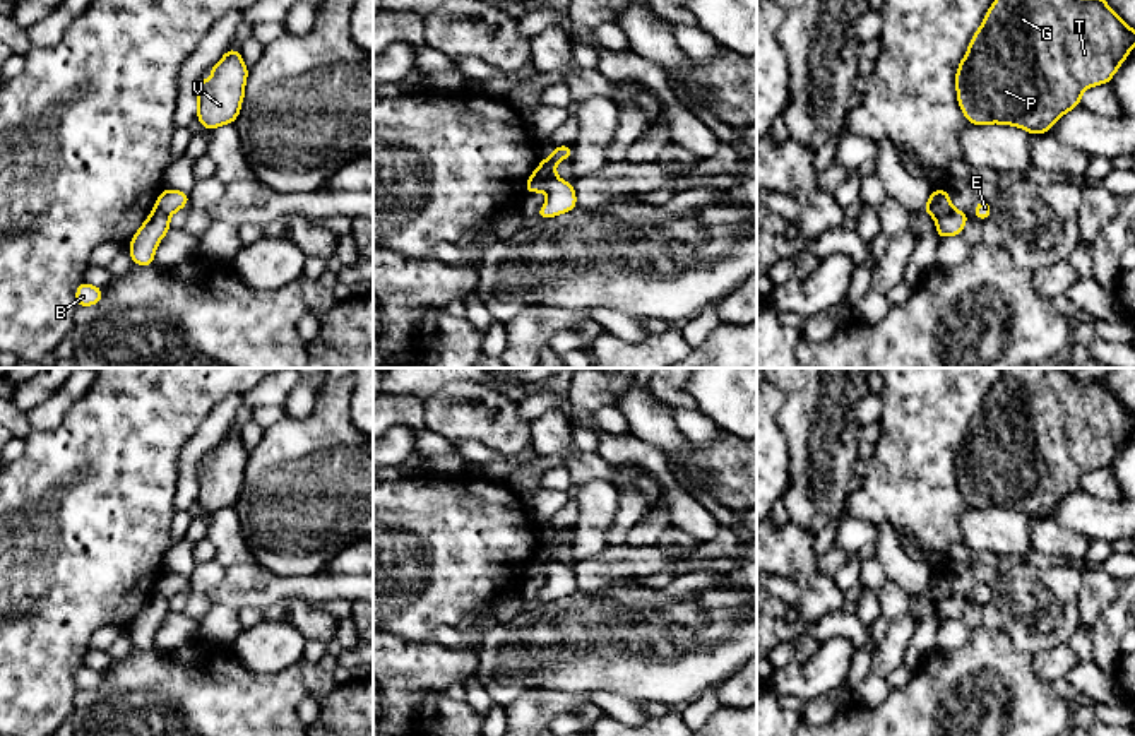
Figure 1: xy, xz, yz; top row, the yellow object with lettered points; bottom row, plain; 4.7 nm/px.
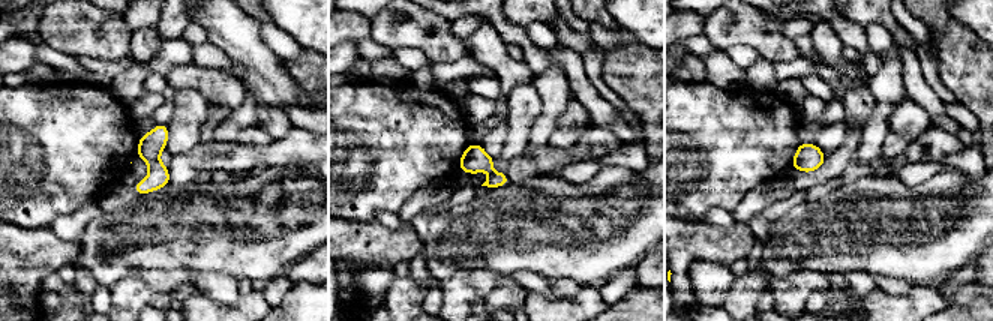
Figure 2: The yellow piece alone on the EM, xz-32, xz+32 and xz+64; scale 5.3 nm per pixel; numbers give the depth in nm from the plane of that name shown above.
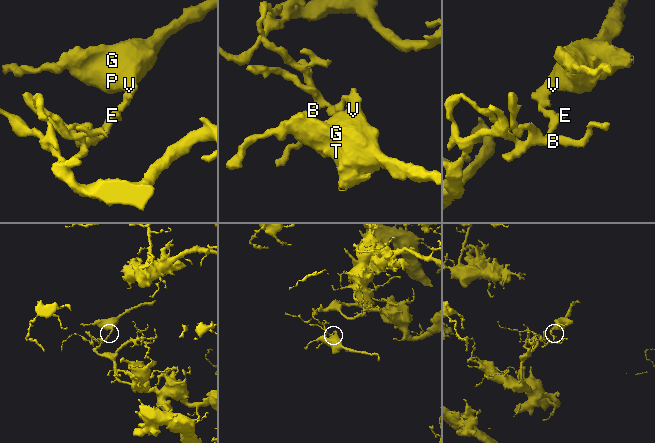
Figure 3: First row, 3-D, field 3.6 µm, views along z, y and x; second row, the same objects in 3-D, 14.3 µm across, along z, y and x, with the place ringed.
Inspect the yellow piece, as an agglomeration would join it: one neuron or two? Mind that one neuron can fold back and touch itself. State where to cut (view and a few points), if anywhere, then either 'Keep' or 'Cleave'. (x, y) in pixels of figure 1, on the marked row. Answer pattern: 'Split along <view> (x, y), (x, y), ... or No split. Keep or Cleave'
Split along xz (540, 163), (555, 177). Cleave

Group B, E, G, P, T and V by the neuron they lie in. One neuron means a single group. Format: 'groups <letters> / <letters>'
groups B E / G P T V

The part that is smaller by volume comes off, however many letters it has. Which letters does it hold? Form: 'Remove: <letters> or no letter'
Remove: G, P, T, V

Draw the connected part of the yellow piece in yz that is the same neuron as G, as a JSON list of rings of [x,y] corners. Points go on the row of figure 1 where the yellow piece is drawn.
[[[995,0],[957,67],[957,101],[971,125],[1000,123],[1031,135],[1046,134],[1065,113],[1080,106],[1085,89],[1109,84],[1133,46],[1135,31],[1106,0]]]

